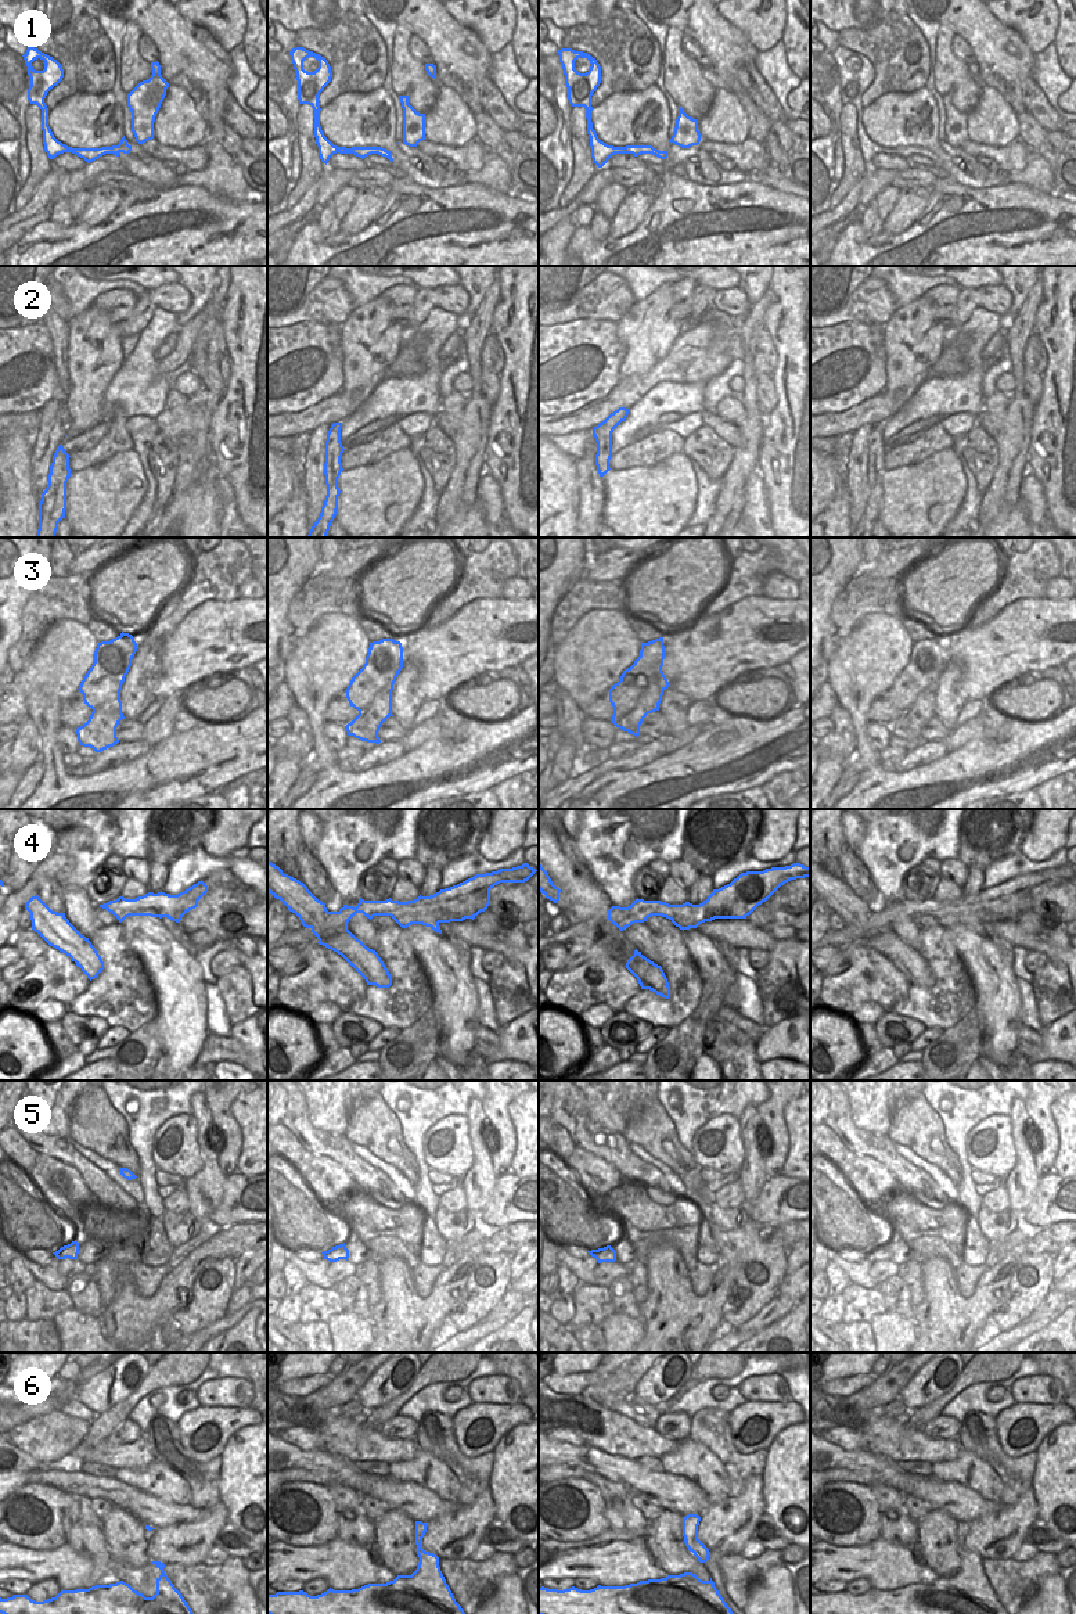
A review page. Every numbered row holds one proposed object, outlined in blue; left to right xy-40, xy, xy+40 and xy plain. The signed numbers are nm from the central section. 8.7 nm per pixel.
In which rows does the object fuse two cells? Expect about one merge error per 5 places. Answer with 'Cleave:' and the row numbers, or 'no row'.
Cleave: 3, 4

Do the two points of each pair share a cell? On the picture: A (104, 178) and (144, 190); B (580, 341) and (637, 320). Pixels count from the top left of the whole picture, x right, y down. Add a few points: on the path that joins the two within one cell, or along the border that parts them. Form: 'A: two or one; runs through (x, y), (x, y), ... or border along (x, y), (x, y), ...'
A: one; runs through (114, 180), (135, 186)
B: two; border along (615, 324), (618, 338), (625, 347), (623, 359)

